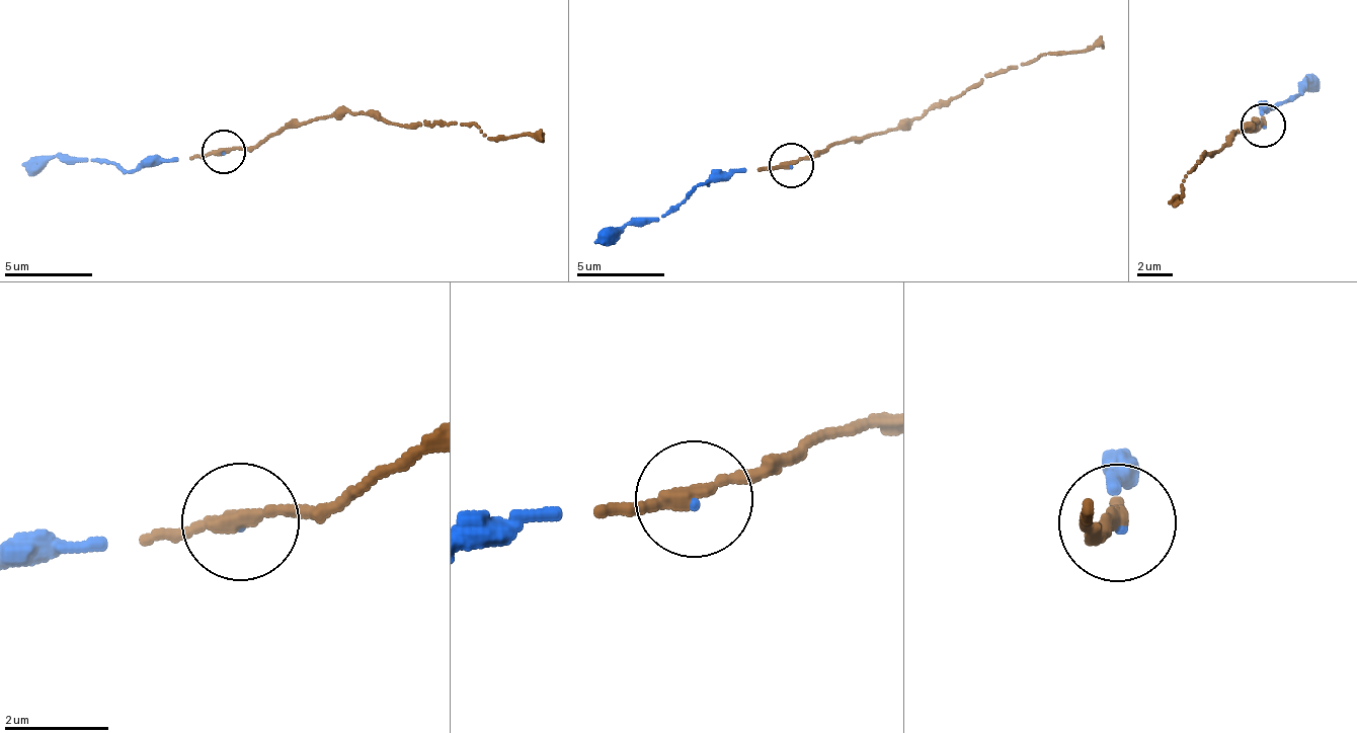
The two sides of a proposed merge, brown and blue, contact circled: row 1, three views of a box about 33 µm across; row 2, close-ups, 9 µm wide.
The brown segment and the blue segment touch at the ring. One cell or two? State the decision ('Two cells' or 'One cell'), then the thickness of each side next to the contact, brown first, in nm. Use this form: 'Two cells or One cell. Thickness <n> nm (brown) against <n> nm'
One cell. Thickness 260 nm (brown) against 70 nm

